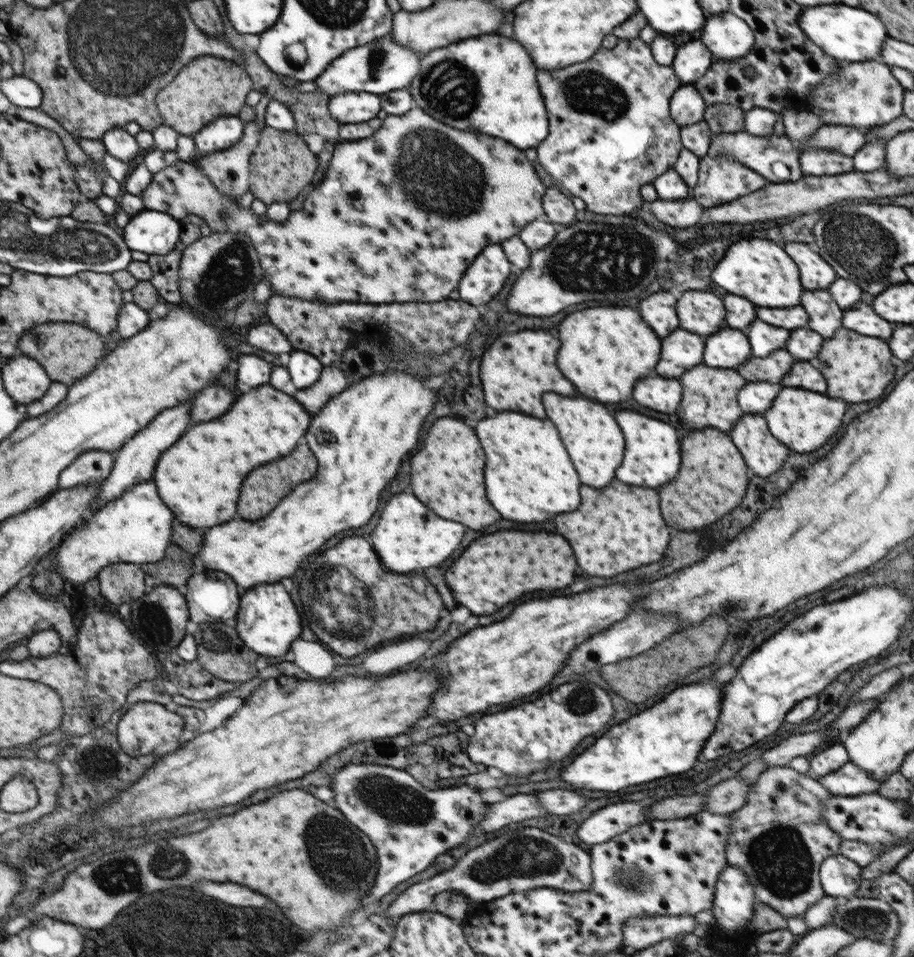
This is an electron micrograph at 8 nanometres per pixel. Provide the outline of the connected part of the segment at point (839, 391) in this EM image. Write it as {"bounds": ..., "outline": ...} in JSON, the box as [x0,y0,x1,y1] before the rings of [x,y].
{"bounds":[818,328,894,402],"outline":[[[840,328],[838,334],[834,334],[834,338],[824,340],[818,356],[820,360],[818,370],[824,374],[828,382],[826,394],[830,398],[842,398],[846,402],[868,402],[878,398],[894,378],[894,366],[890,358],[892,352],[884,340]]]}

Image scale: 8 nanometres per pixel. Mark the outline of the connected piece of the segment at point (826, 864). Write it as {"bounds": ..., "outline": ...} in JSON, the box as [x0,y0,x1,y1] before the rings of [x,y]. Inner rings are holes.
{"bounds":[819,854,863,898],"outline":[[[840,854],[821,862],[819,879],[826,895],[850,898],[861,885],[863,867]]]}

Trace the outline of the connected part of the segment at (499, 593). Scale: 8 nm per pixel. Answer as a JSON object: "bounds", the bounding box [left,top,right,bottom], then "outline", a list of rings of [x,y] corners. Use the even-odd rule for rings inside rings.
{"bounds":[446,530,578,616],"outline":[[[500,530],[496,534],[474,540],[464,554],[446,570],[446,584],[458,604],[472,610],[476,616],[494,614],[498,608],[534,590],[566,588],[578,576],[578,564],[570,544],[556,534],[548,532],[514,532]],[[530,542],[538,546],[530,554]]]}

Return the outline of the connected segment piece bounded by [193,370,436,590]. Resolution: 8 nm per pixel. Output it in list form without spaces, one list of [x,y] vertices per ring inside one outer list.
[[[408,372],[376,373],[348,386],[333,396],[318,412],[311,417],[310,428],[306,434],[306,444],[317,458],[317,473],[306,484],[299,484],[290,492],[266,518],[258,522],[232,520],[230,524],[214,526],[206,532],[204,546],[194,561],[202,560],[206,570],[222,570],[234,576],[242,588],[252,588],[256,584],[278,582],[282,576],[292,576],[302,556],[310,556],[314,550],[322,548],[326,540],[346,528],[364,526],[378,510],[380,494],[388,482],[398,474],[402,458],[416,448],[422,422],[436,406],[436,392],[430,390],[420,376]]]

